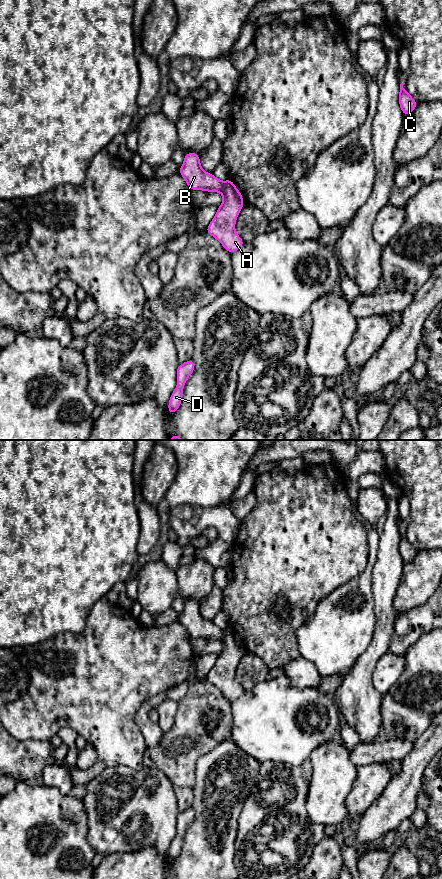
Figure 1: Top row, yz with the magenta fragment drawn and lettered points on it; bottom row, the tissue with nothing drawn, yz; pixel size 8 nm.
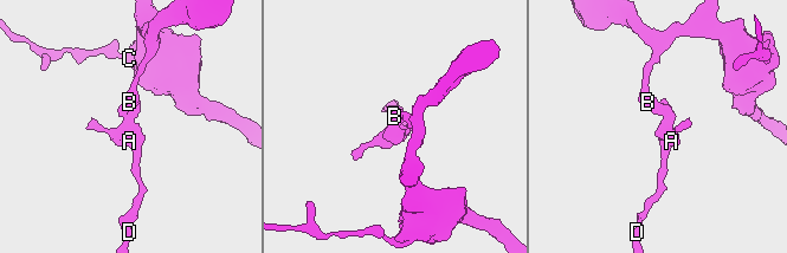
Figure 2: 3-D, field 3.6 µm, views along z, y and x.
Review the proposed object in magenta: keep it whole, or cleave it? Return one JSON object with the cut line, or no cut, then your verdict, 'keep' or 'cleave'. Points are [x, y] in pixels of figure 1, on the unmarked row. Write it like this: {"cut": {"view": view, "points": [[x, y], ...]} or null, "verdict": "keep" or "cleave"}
{"cut": {"view": "yz", "points": [[223, 630], [222, 641]]}, "verdict": "cleave"}

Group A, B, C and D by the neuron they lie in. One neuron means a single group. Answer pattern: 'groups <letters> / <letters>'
groups A D / B C

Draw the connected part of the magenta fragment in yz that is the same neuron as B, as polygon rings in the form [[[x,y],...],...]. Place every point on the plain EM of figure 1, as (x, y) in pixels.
[[[195,600],[185,602],[184,611],[179,617],[189,637],[223,641],[223,630],[202,617],[199,605]]]

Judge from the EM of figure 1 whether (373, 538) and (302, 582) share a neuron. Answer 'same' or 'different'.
different

